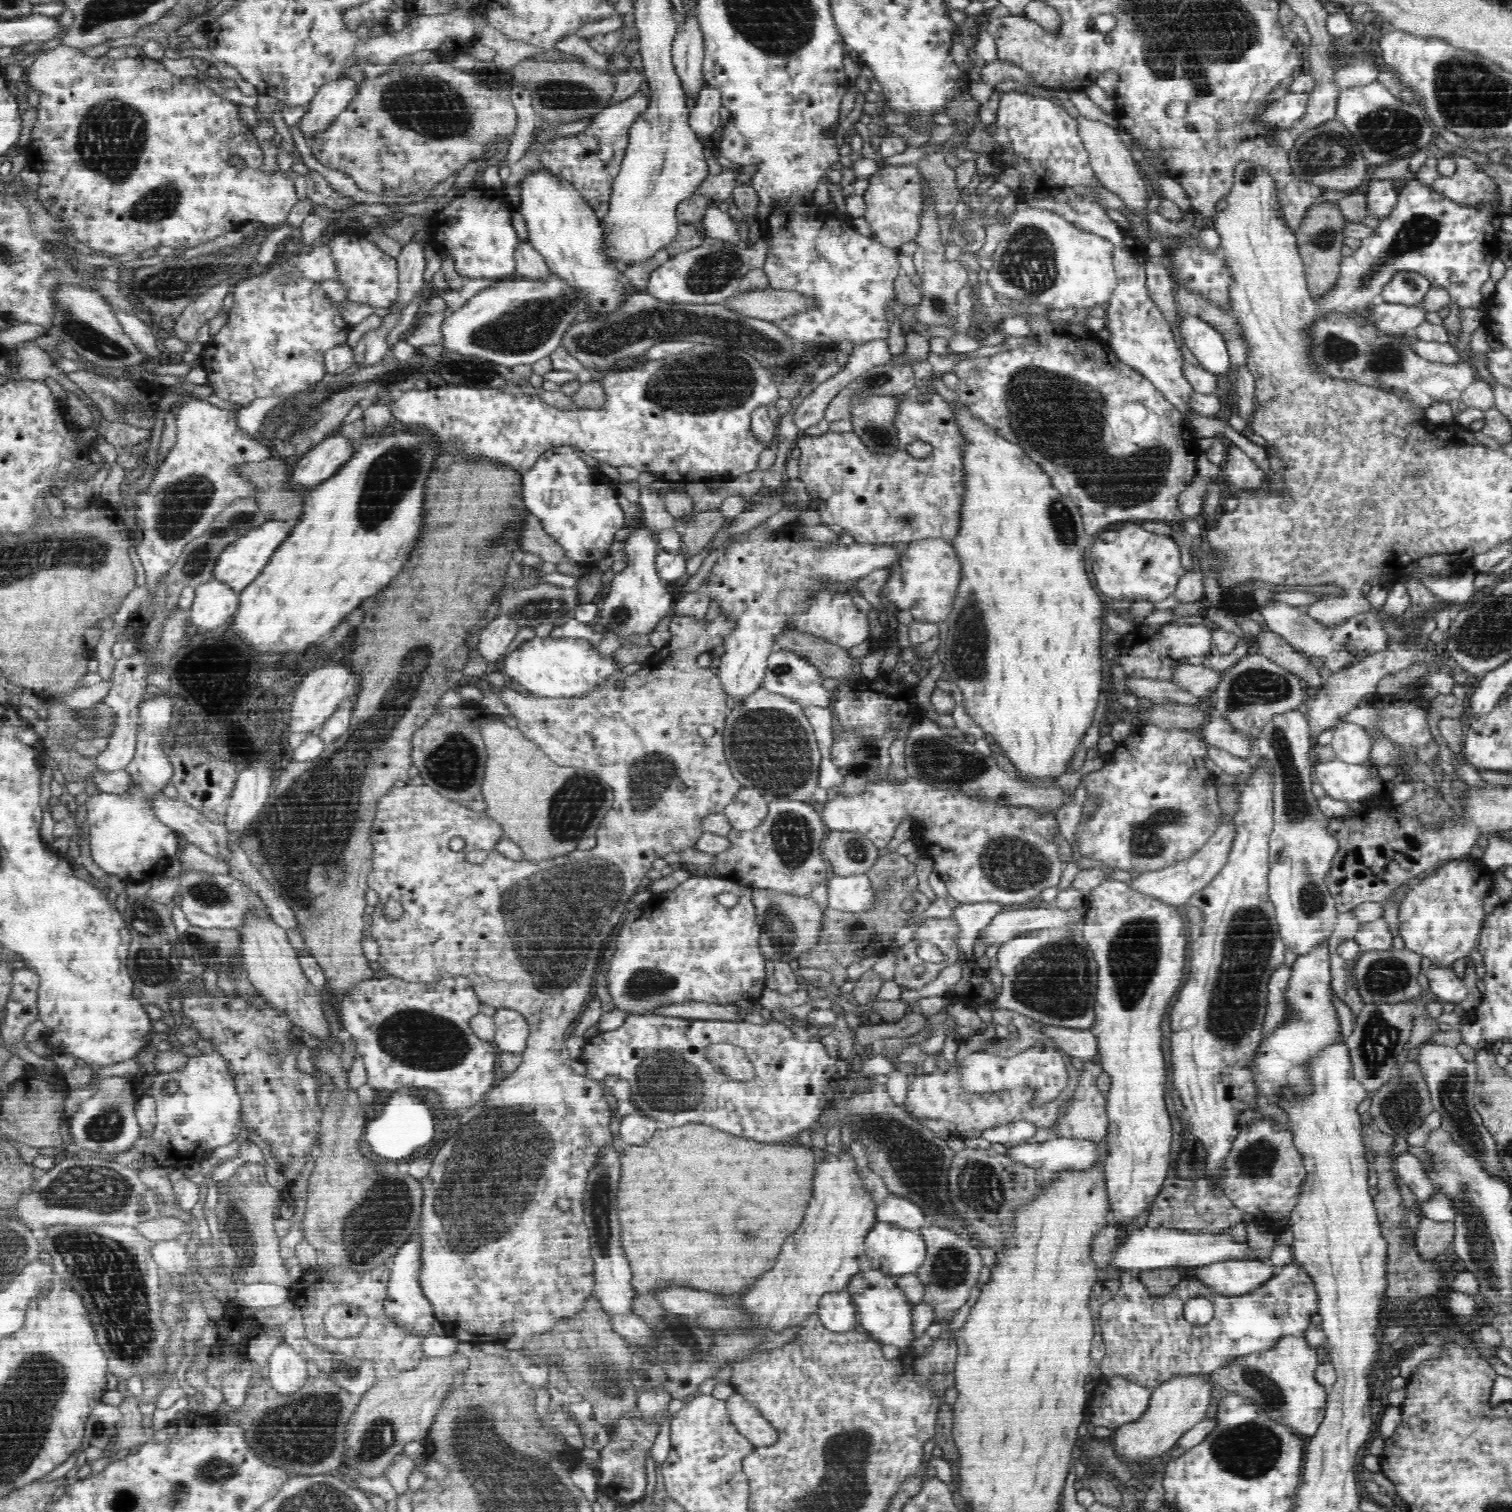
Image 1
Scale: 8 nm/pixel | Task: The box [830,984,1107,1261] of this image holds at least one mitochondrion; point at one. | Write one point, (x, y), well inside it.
(919, 1166)

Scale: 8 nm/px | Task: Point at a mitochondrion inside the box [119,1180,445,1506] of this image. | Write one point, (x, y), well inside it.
(302, 1433)

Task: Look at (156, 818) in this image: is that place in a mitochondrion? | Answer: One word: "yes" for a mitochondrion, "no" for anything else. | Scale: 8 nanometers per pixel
no

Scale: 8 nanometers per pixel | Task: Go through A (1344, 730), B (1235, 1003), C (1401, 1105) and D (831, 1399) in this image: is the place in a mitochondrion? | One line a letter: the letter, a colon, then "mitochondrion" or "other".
A: other
B: mitochondrion
C: mitochondrion
D: other

